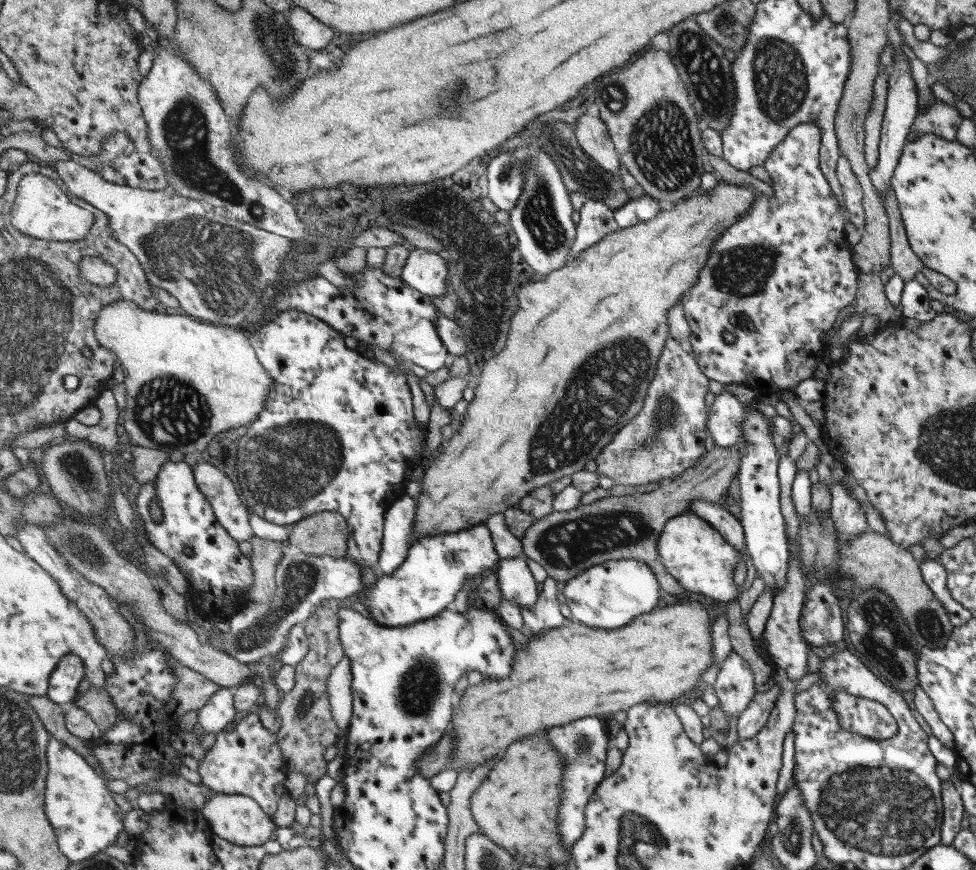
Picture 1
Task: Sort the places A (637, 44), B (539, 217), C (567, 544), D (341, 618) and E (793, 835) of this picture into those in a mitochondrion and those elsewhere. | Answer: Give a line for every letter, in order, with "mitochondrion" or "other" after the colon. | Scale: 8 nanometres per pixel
A: other
B: mitochondrion
C: mitochondrion
D: other
E: mitochondrion

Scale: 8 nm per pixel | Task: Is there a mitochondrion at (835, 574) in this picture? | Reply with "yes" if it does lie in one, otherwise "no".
yes

